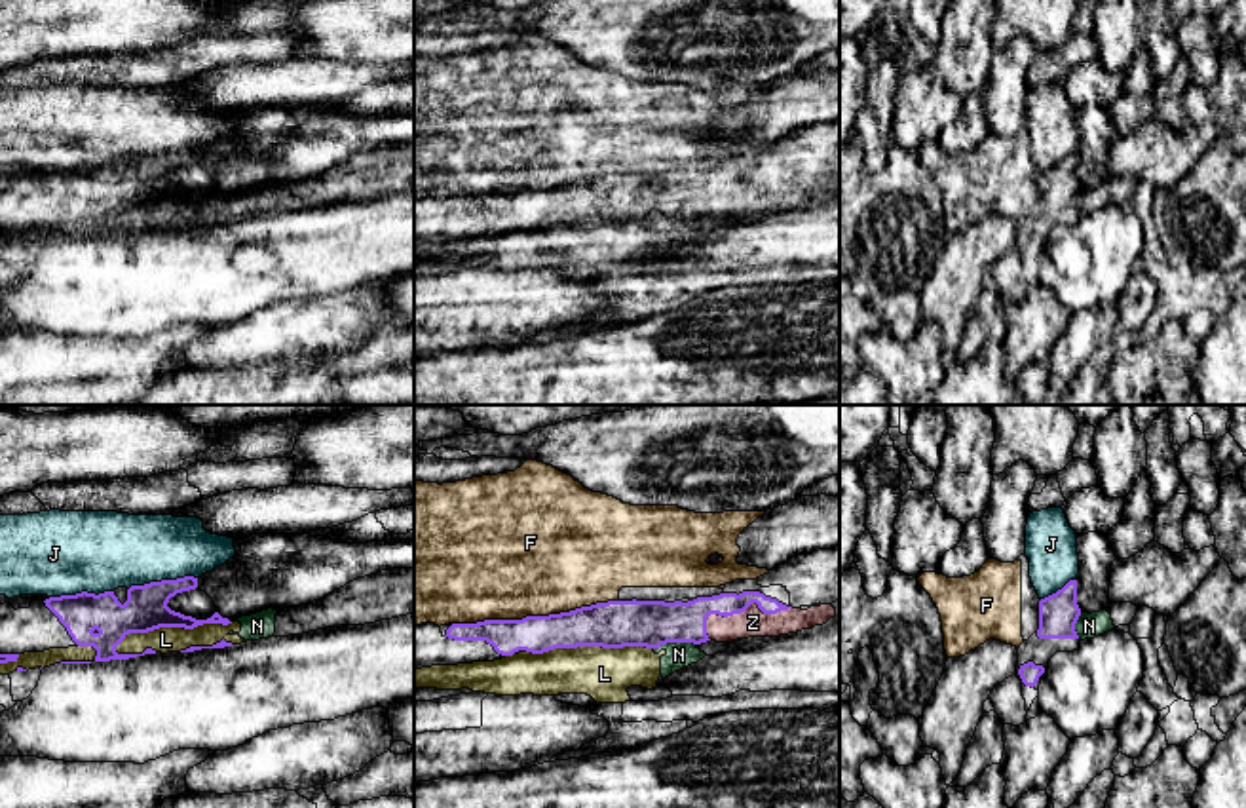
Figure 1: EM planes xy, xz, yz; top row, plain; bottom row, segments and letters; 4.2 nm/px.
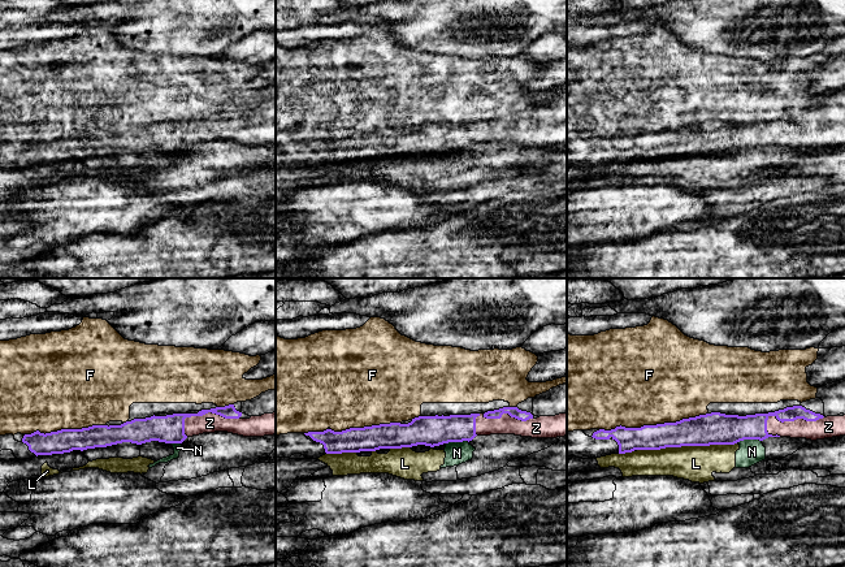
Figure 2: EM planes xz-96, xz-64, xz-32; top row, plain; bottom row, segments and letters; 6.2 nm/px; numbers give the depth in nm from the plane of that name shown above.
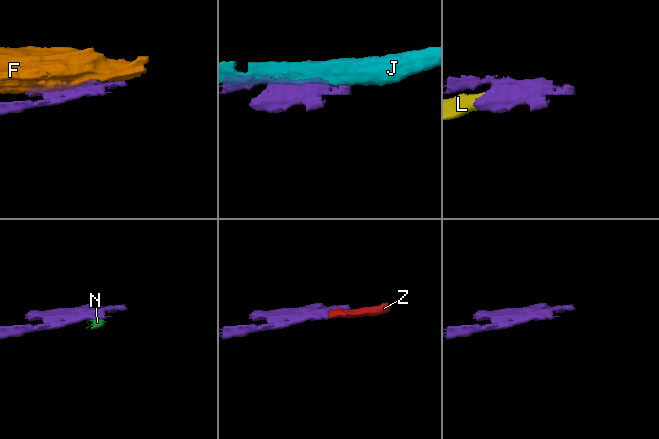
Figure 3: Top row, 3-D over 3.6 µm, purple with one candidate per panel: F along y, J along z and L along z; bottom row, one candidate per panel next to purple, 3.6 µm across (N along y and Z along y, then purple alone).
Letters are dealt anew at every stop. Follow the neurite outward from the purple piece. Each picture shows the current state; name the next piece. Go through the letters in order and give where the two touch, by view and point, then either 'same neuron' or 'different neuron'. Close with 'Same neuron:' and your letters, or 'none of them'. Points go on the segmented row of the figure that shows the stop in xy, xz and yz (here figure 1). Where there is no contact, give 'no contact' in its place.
F: contact xz (534, 616); different neuron
J: contact xy (162, 580); different neuron
L: contact xy (171, 626); different neuron
N: contact xz (675, 641); different neuron
Z: contact xz (741, 611); same neuron
Same neuron: Z

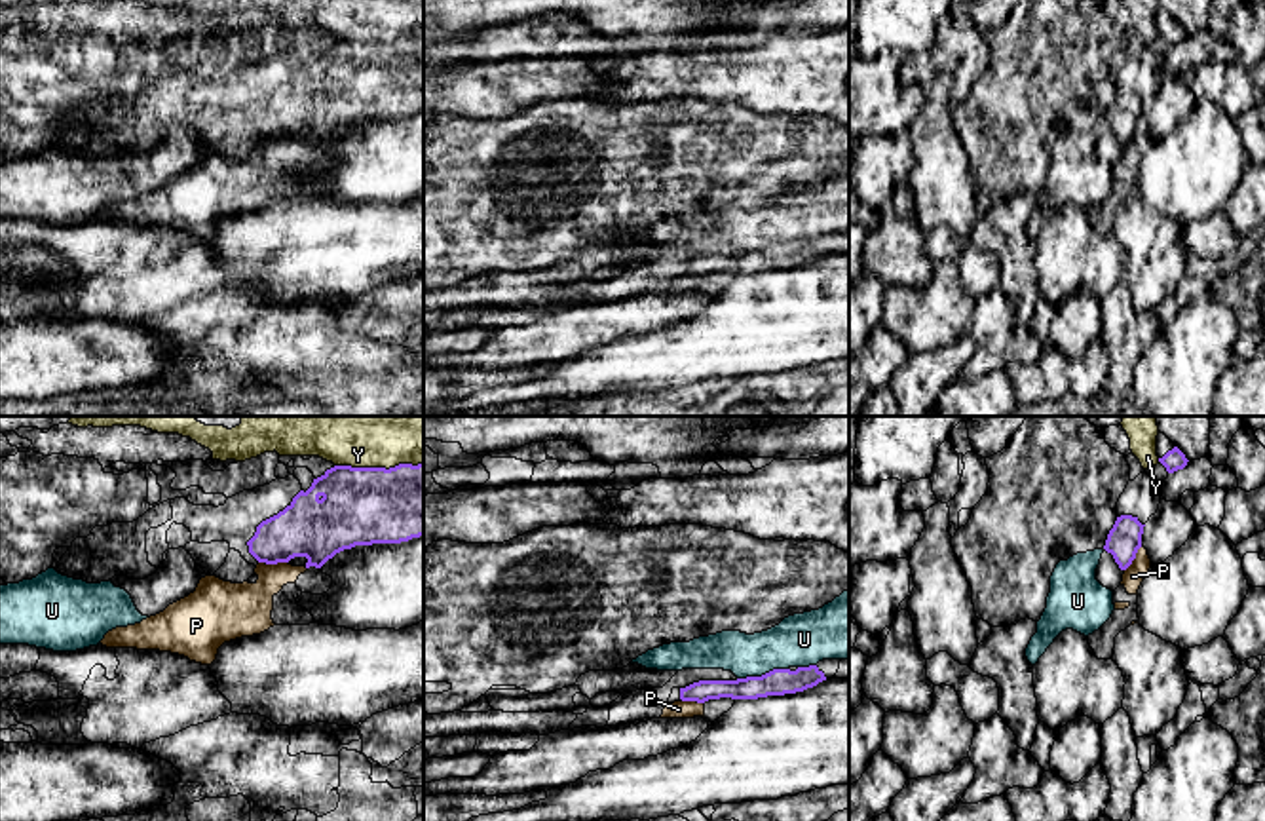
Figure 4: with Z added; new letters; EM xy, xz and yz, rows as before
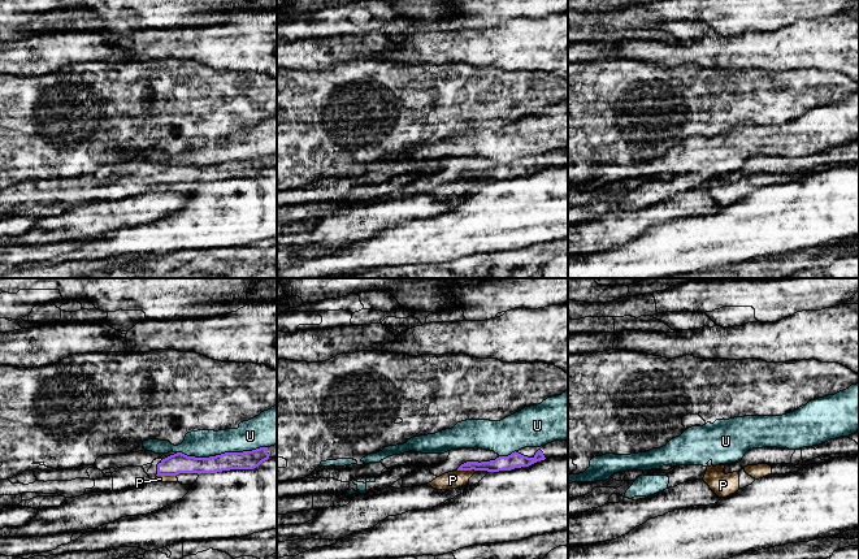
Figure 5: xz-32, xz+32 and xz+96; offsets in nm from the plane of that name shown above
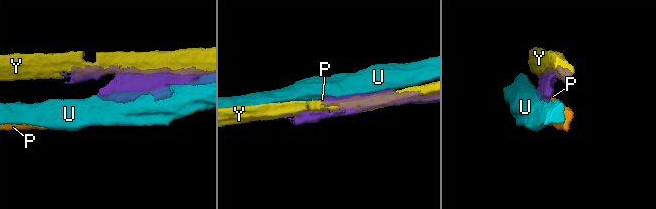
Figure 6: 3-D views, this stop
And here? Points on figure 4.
P: contact xy (274, 563); different neuron
U: contact xz (762, 675); different neuron
Y: contact xy (378, 468); different neuron
Same neuron: none of them

